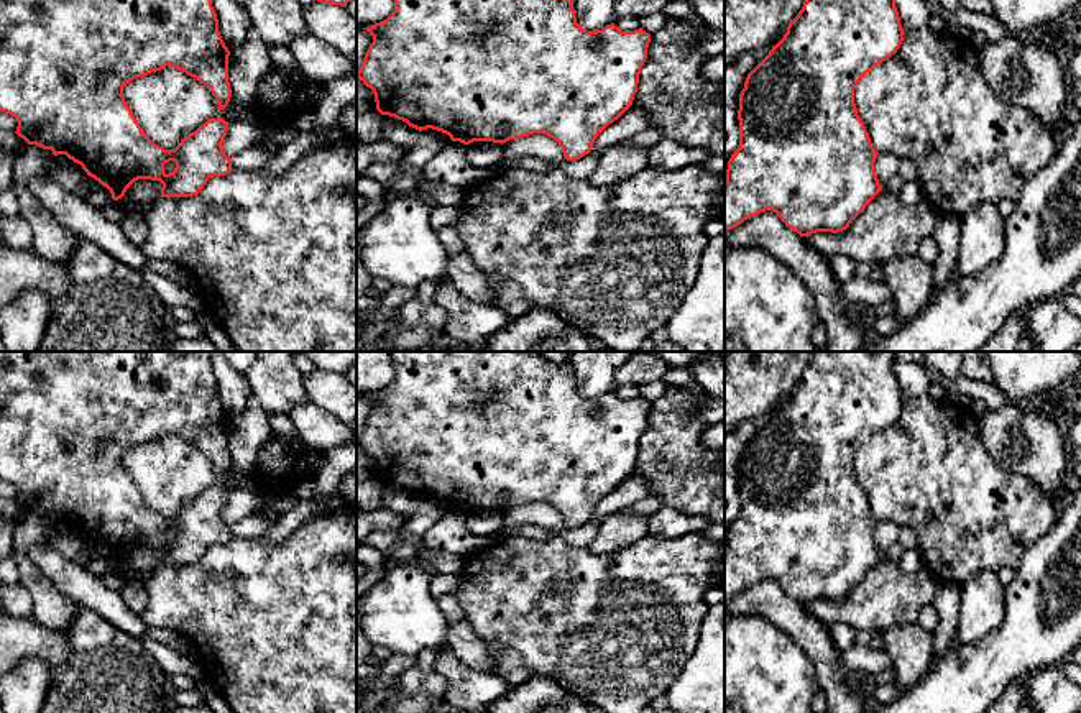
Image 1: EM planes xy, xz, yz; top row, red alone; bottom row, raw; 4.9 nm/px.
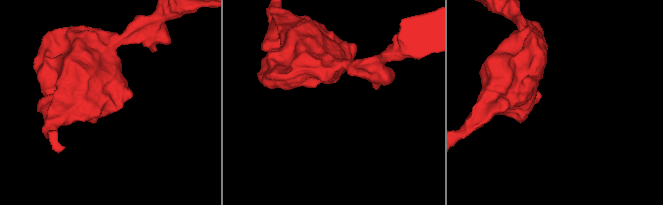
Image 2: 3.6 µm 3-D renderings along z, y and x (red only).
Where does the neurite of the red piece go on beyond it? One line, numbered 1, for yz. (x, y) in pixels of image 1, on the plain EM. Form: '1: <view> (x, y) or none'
1: none

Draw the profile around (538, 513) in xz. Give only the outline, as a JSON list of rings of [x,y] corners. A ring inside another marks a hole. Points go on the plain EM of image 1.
[[[544,501],[503,511],[503,524],[508,531],[519,526],[539,526],[550,532],[564,532],[567,529],[559,511]]]

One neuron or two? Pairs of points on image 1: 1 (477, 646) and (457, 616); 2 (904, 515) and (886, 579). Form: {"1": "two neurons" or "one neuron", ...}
{"1": "one neuron", "2": "two neurons"}

